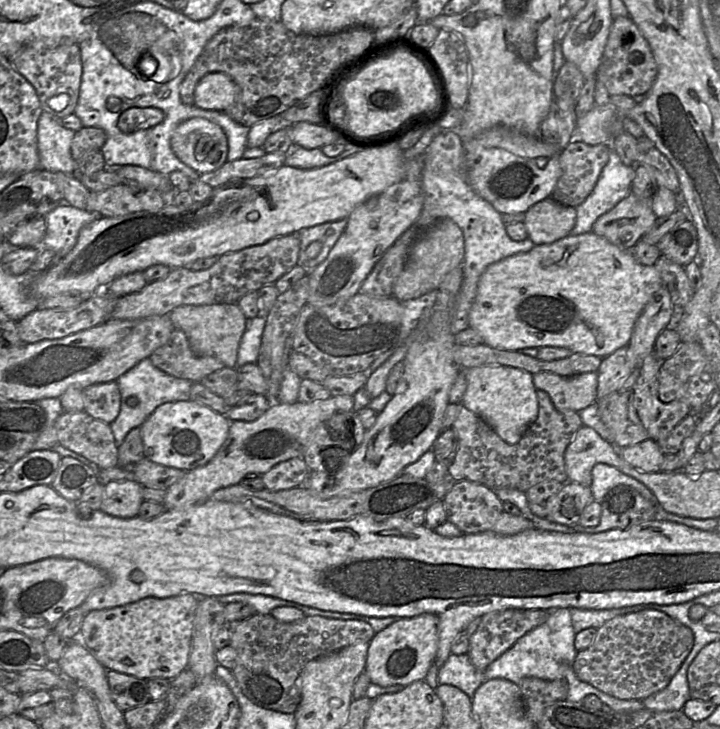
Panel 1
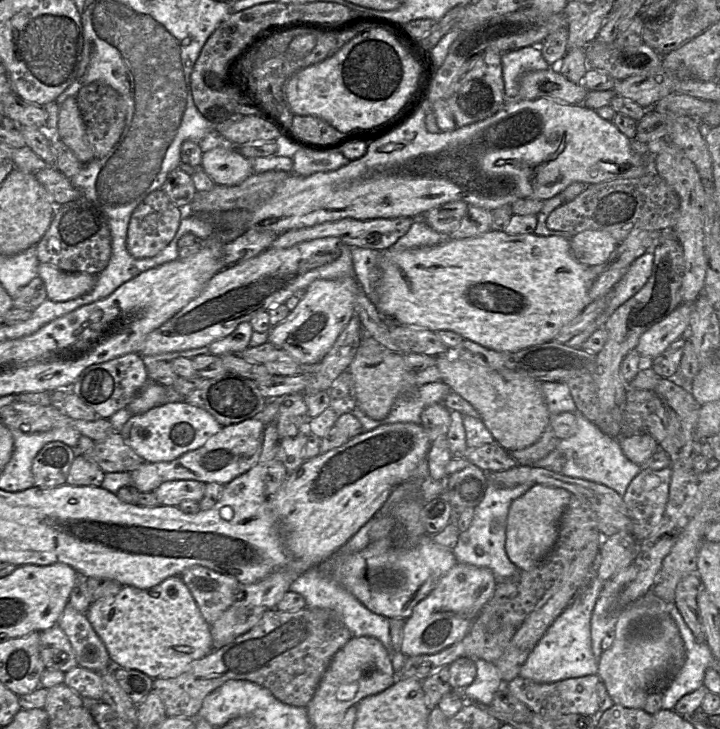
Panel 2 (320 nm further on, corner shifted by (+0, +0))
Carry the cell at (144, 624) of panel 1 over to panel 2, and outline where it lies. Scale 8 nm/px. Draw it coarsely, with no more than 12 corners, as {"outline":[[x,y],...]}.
{"outline":[[181,576],[85,614],[112,667],[175,678],[214,650]]}

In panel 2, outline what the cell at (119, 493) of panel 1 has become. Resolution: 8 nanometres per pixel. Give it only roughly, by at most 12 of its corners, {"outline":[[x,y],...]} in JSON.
{"outline":[[163,482],[154,490],[159,505],[199,502],[205,483]]}

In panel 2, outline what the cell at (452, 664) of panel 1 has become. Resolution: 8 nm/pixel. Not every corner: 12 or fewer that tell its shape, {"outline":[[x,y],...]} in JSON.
{"outline":[[474,660],[476,677],[461,690],[468,702],[490,706],[504,685],[496,665]]}

